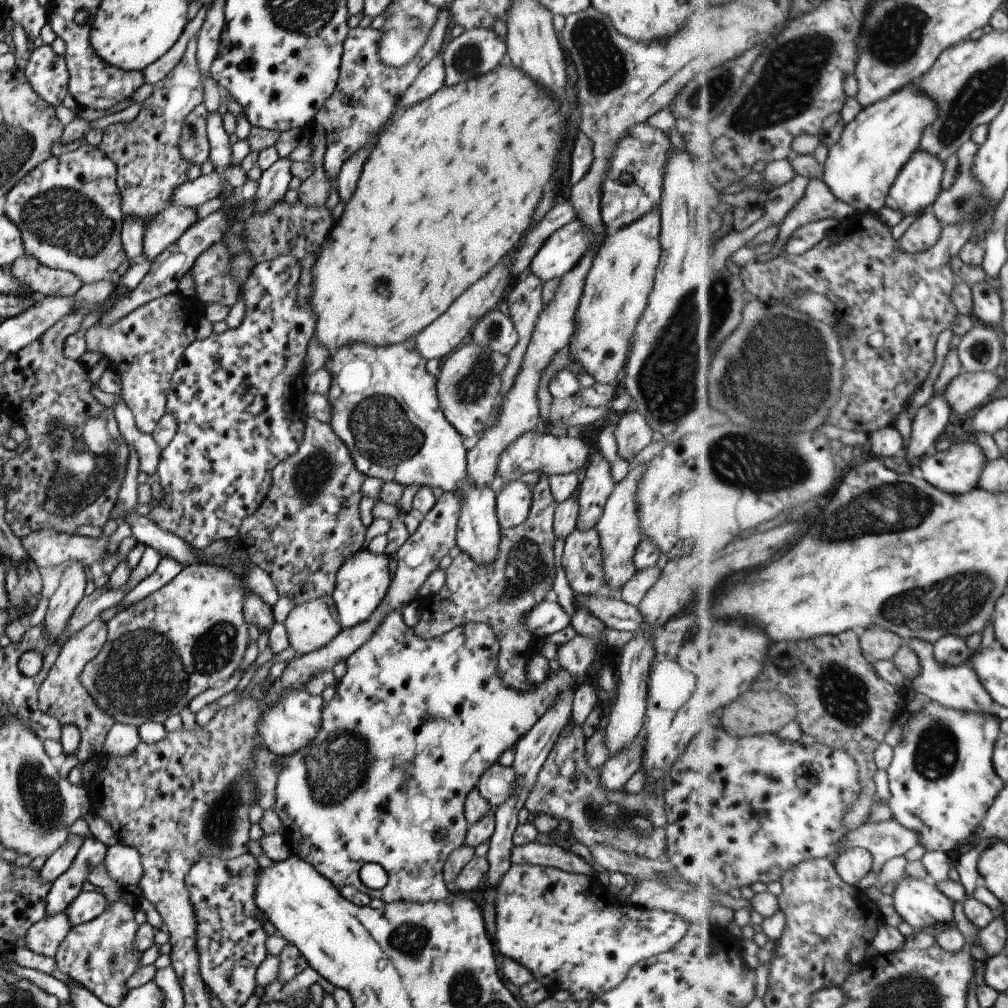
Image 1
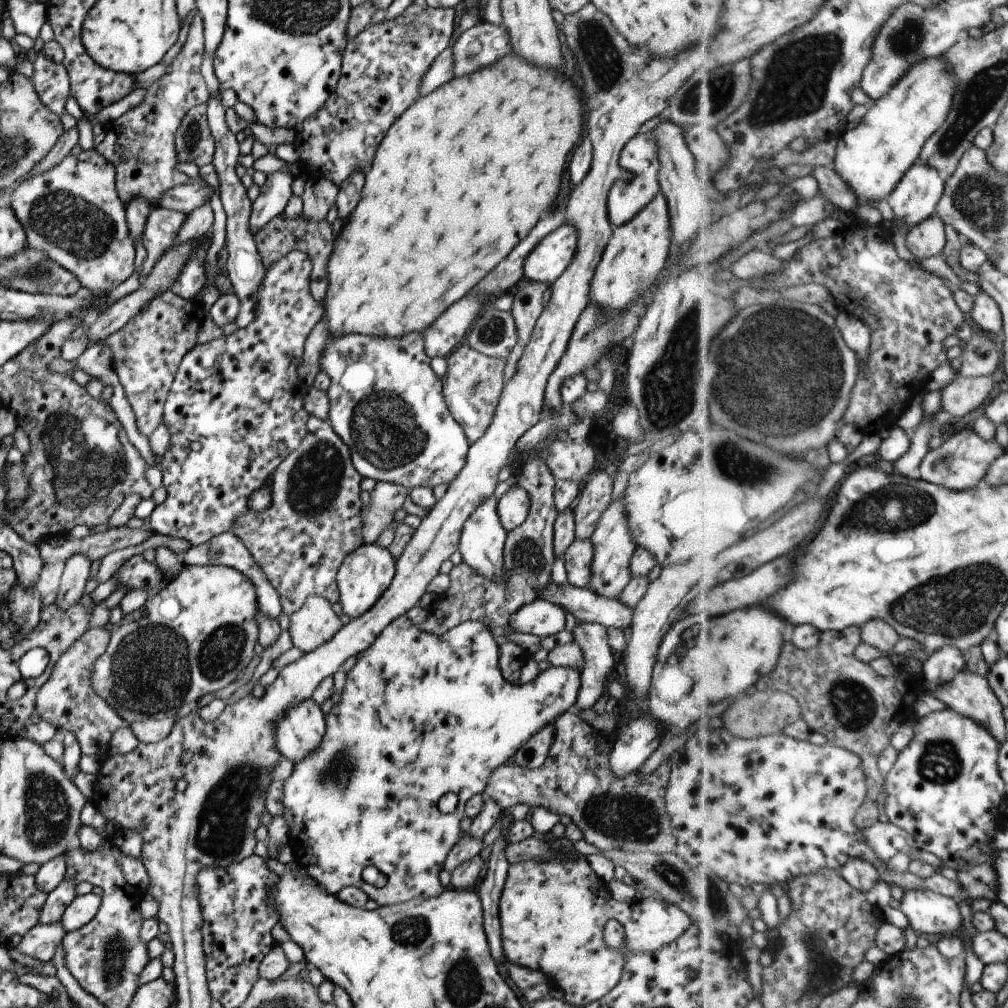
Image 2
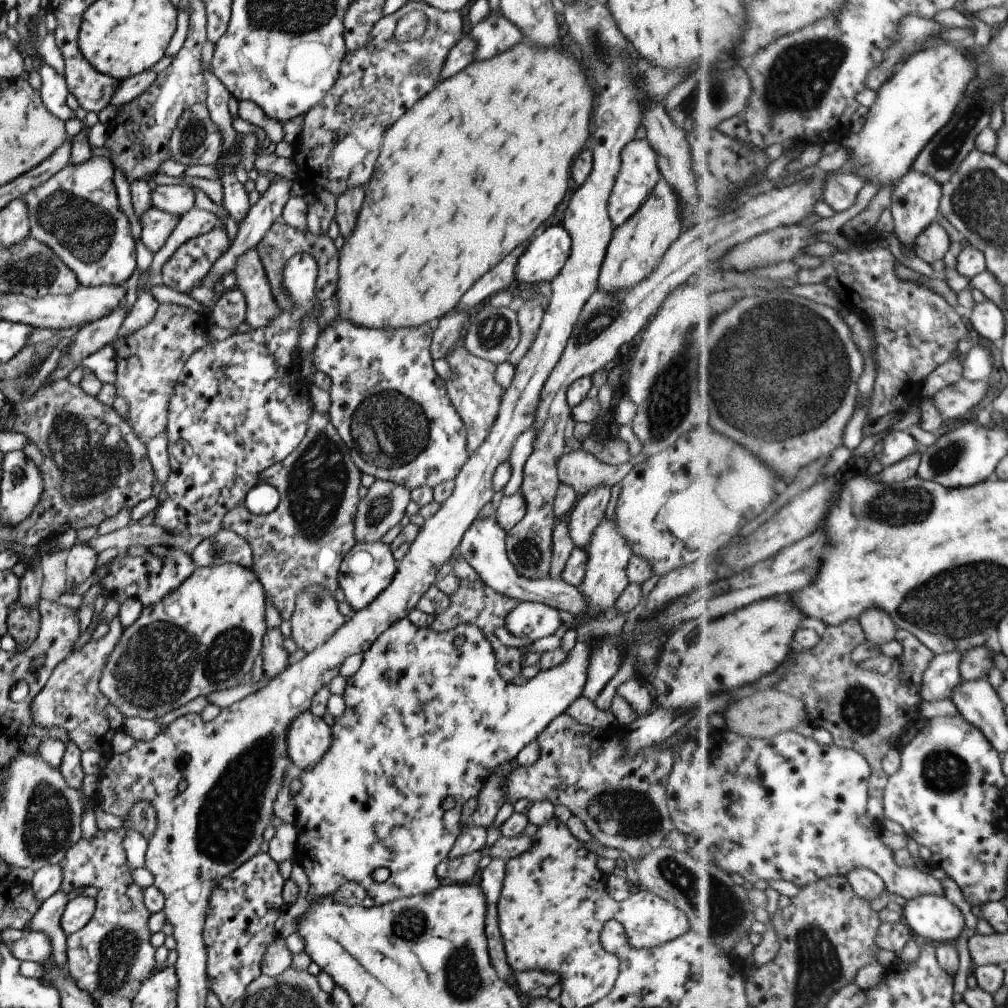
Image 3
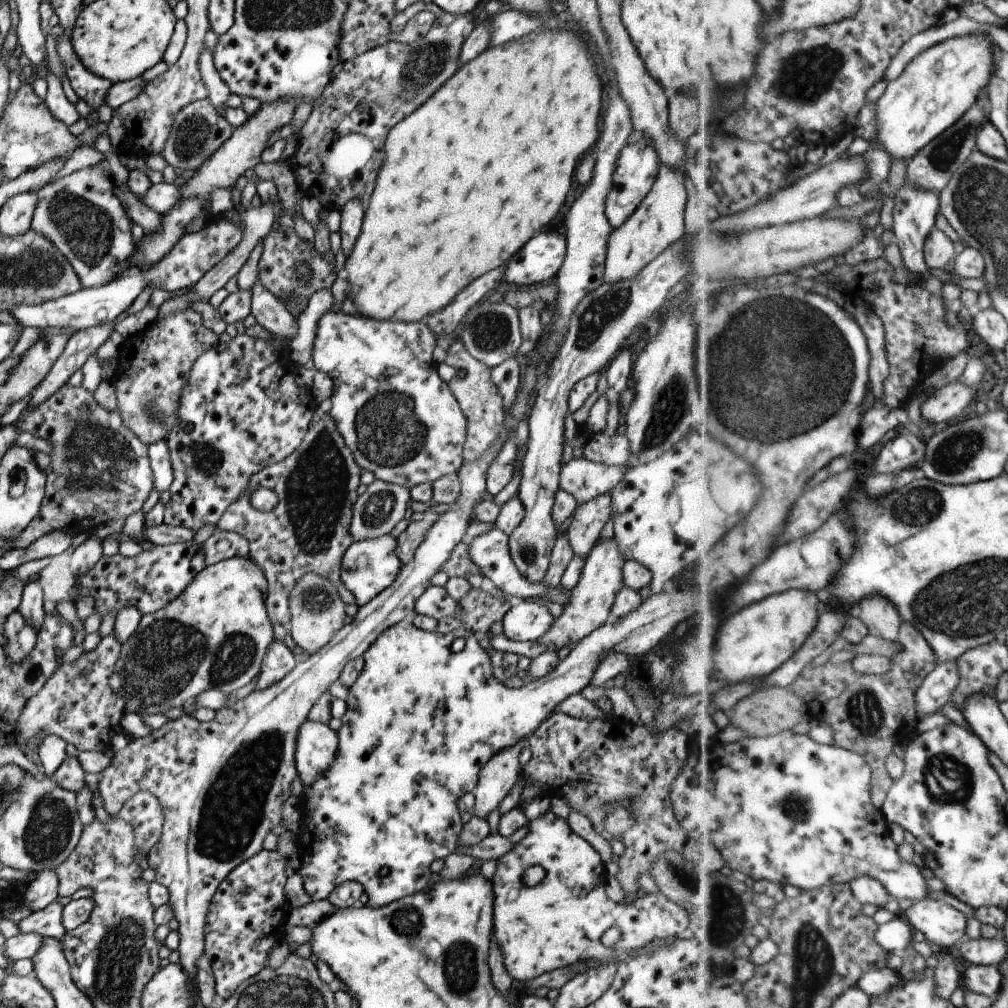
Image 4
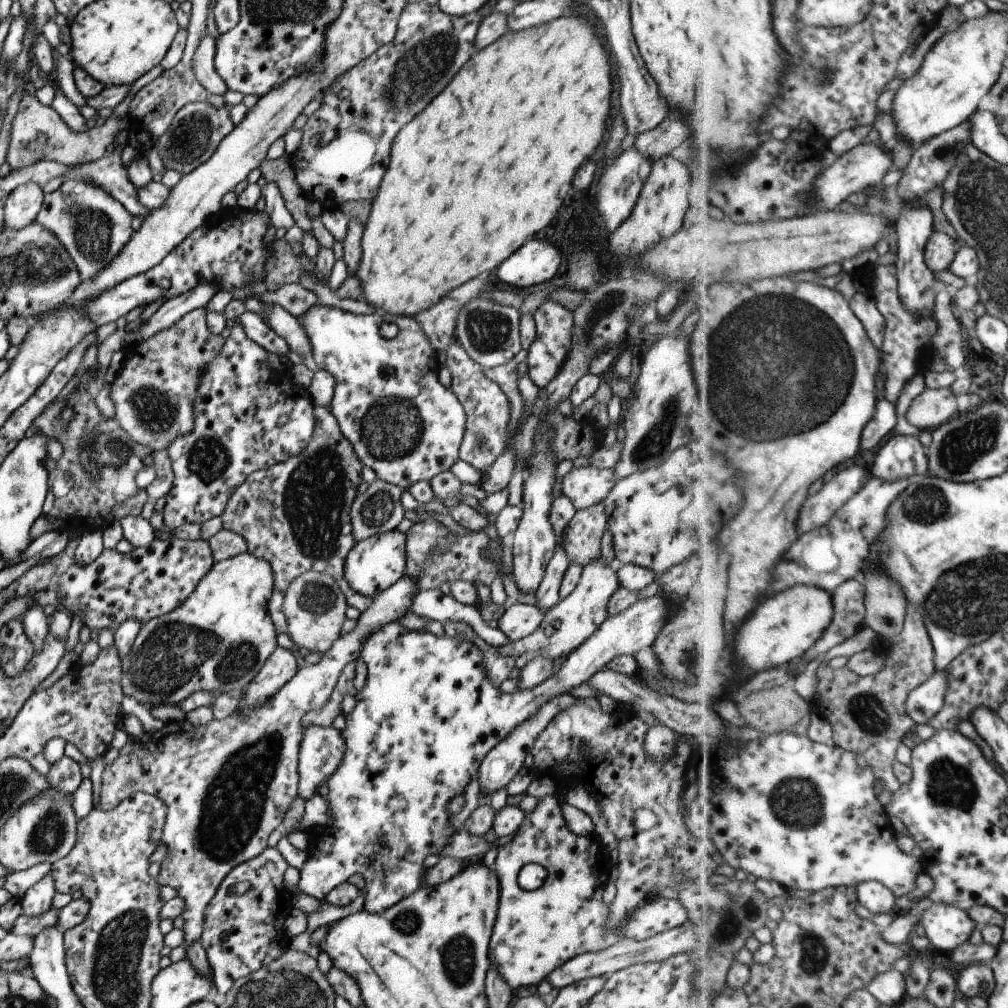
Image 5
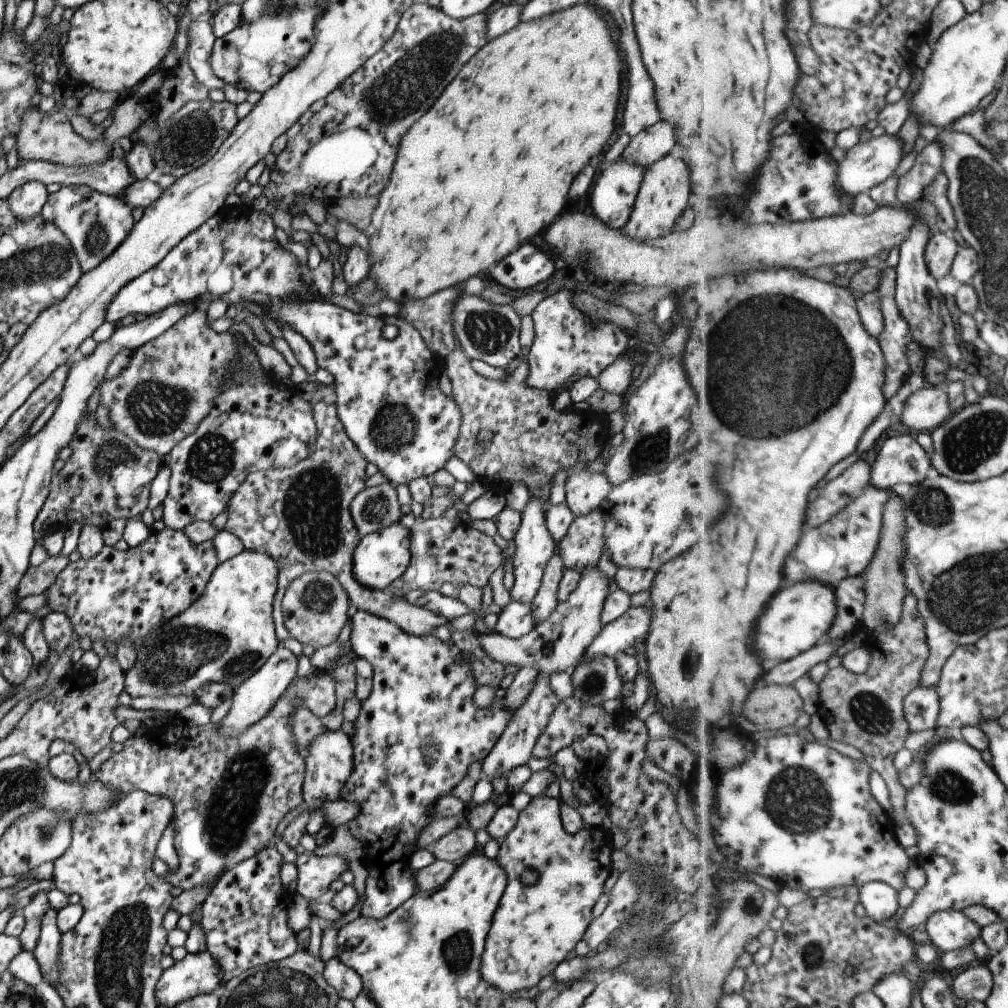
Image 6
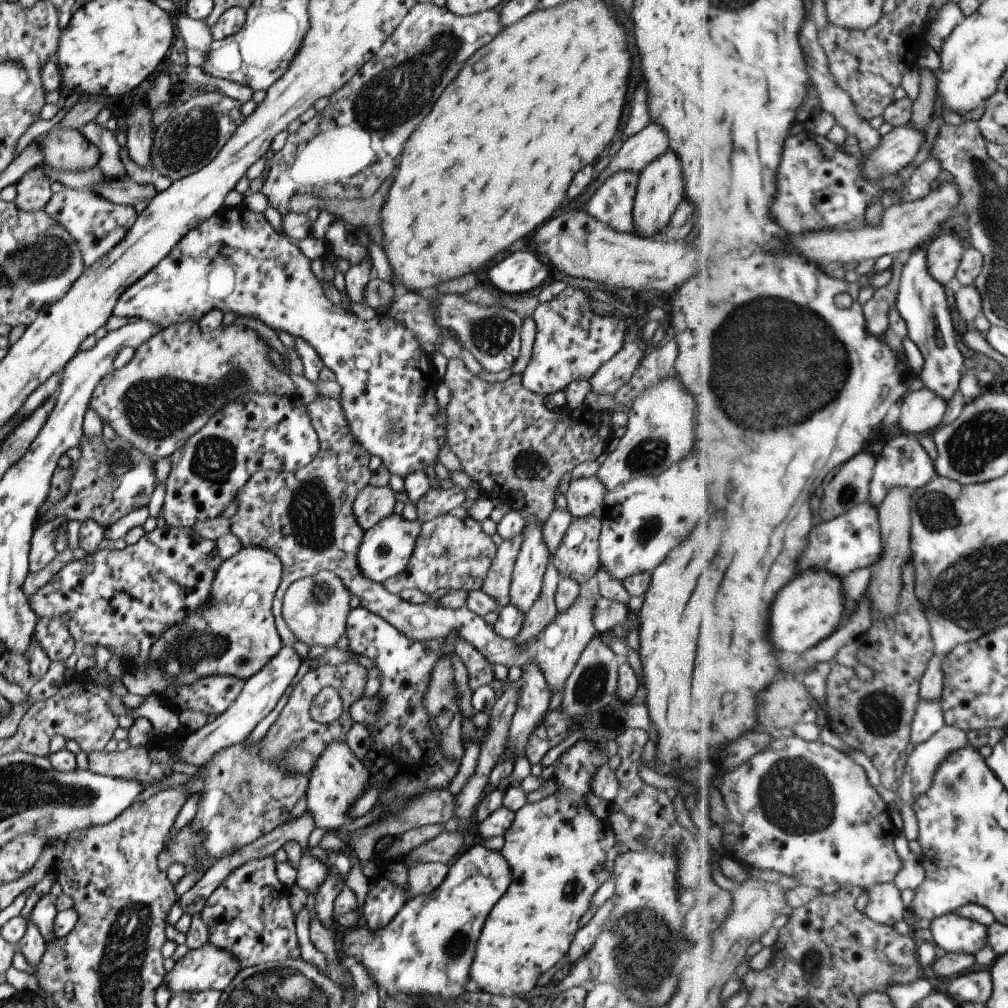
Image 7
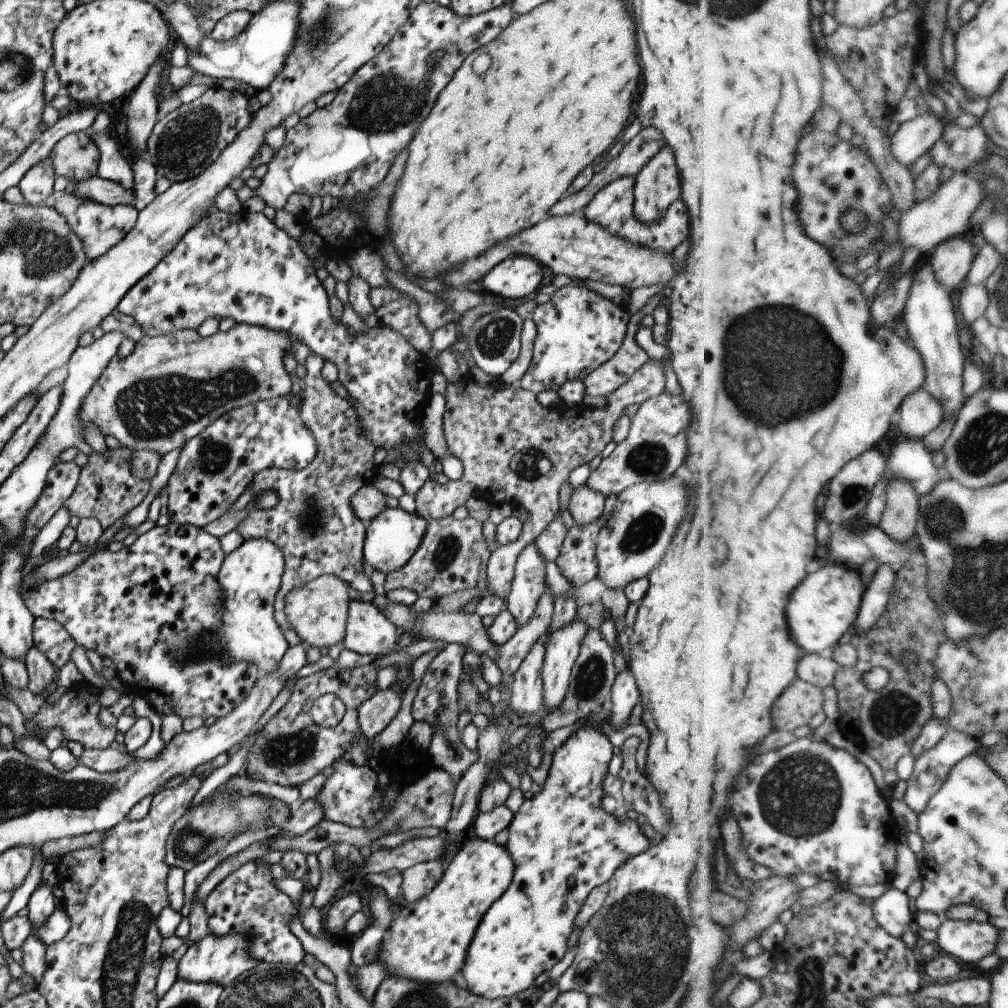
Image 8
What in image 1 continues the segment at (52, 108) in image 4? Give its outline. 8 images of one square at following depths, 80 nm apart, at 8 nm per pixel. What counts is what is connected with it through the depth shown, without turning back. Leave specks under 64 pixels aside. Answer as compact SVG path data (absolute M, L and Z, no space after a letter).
M49 45L28 54L23 70L29 86L42 101L55 108L67 94L68 70L62 56L53 54Z

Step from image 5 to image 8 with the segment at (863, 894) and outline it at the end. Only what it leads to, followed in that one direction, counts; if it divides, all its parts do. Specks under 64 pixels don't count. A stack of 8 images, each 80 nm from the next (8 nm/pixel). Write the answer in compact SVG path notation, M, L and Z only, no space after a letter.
M891 888L873 901L872 912L878 923L893 936L900 937L907 929L915 929L914 901L901 890Z

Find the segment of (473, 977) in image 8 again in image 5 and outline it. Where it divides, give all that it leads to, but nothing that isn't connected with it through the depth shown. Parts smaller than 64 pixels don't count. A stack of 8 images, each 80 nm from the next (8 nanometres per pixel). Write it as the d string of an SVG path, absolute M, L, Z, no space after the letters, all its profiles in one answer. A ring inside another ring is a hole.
M545 795L537 799L533 810L523 813L523 820L519 828L515 829L513 837L506 844L495 848L496 857L491 867L498 878L500 893L488 942L487 960L488 966L496 971L511 990L519 986L536 986L552 970L578 954L603 950L623 938L642 941L654 934L678 927L687 920L686 910L678 900L652 895L617 929L607 929L606 932L604 924L608 906L601 903L601 892L609 881L613 857L606 852L605 846L602 849L597 848L589 836L569 832L556 799L554 795ZM529 863L542 866L546 875L539 888L524 891L519 888L516 878L521 867Z

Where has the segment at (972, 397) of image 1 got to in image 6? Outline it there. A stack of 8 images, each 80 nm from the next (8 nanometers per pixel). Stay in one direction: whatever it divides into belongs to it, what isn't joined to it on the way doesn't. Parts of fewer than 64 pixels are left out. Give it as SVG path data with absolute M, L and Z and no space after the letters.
M929 384L908 397L901 422L914 434L930 433L952 415L946 389Z

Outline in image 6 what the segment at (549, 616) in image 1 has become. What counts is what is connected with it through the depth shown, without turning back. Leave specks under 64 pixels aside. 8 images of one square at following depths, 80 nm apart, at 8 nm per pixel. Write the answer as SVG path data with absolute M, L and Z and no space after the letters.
M512 601L496 611L497 621L493 630L504 637L518 639L535 626L528 604Z

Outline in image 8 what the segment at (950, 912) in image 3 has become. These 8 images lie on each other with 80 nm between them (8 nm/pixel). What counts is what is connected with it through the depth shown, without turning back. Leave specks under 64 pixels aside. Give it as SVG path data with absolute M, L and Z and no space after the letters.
M947 918L936 931L939 950L967 964L977 964L985 956L994 954L1001 938L1001 930L991 921L980 923Z

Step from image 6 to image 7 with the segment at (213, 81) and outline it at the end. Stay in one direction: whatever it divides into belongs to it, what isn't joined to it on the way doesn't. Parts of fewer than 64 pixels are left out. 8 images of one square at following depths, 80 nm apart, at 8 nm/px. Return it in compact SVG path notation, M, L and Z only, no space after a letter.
M181 6L172 15L172 20L176 36L183 40L186 64L200 68L208 44L213 40L209 28L203 21L189 18Z

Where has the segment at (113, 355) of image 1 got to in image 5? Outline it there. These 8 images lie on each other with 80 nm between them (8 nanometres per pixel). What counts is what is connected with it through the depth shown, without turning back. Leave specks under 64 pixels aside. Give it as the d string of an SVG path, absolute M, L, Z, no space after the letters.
M196 308L184 314L169 328L156 332L143 342L125 344L125 363L116 378L108 386L108 395L114 406L113 419L128 437L152 451L162 451L179 435L191 432L194 423L194 400L204 366L219 354L223 336L213 335L205 325L205 308Z

